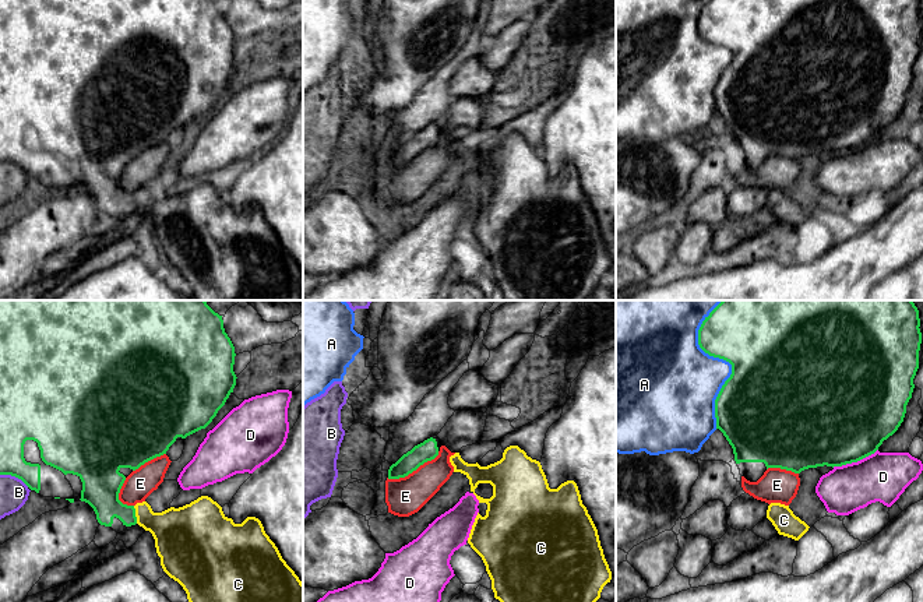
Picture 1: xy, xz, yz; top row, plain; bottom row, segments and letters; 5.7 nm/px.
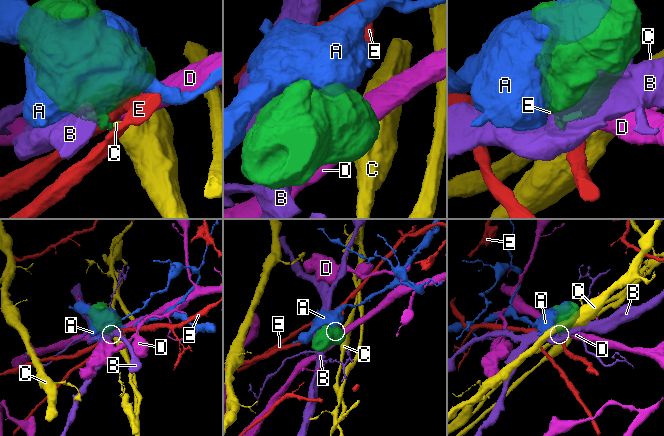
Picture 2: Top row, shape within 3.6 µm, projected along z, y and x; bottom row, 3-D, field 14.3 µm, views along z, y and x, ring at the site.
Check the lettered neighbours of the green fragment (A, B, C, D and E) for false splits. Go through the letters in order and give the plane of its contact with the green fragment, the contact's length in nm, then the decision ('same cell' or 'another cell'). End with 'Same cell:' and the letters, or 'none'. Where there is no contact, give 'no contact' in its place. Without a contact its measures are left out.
A: contact in yz; length 750 nm; another cell
B: contact in xy; length 180 nm; another cell
C: contact in xy; length 110 nm; same cell
D: contact in yz; length 280 nm; another cell
E: contact in xz; length 340 nm; another cell
Same cell: C

